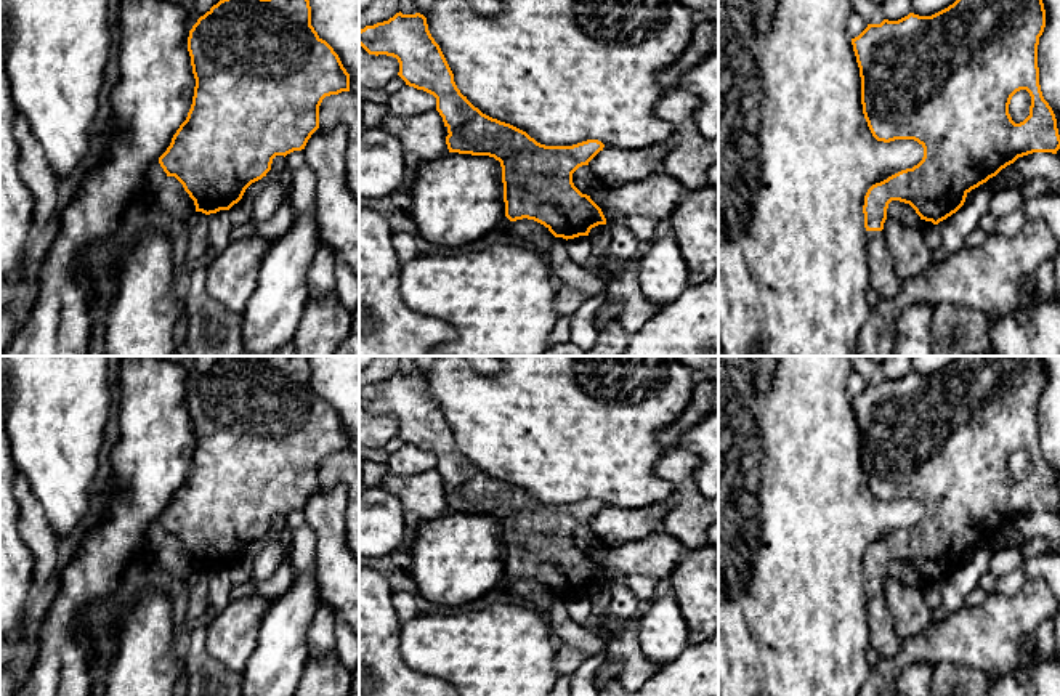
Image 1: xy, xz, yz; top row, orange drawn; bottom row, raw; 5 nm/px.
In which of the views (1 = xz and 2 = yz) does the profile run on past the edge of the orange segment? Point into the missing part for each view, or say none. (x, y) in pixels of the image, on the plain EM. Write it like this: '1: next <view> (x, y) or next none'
1: next none
2: next yz (884, 639)

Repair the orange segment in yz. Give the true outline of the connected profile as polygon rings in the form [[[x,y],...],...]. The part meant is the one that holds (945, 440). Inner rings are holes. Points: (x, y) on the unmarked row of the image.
[[[959,356],[948,367],[919,375],[909,372],[898,380],[884,378],[852,398],[861,436],[863,473],[877,500],[914,499],[924,507],[922,520],[872,544],[864,555],[864,587],[869,600],[871,646],[880,658],[895,658],[903,640],[896,635],[893,616],[882,592],[892,560],[909,563],[920,579],[938,584],[956,573],[967,553],[996,536],[1018,516],[1060,508],[1057,478],[1039,444],[1038,404],[1046,386],[1041,356]],[[1026,449],[1031,455],[1030,475],[1015,483],[1009,473],[1012,455]]]

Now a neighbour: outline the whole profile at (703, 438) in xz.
[[[718,409],[680,436],[678,447],[699,459],[694,483],[707,499],[718,499]]]

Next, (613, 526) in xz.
[[[675,496],[661,504],[637,510],[605,505],[589,521],[589,526],[600,544],[616,547],[654,534],[674,502]]]

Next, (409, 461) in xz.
[[[404,444],[386,459],[388,471],[401,476],[417,476],[436,470],[436,457],[423,449]]]

